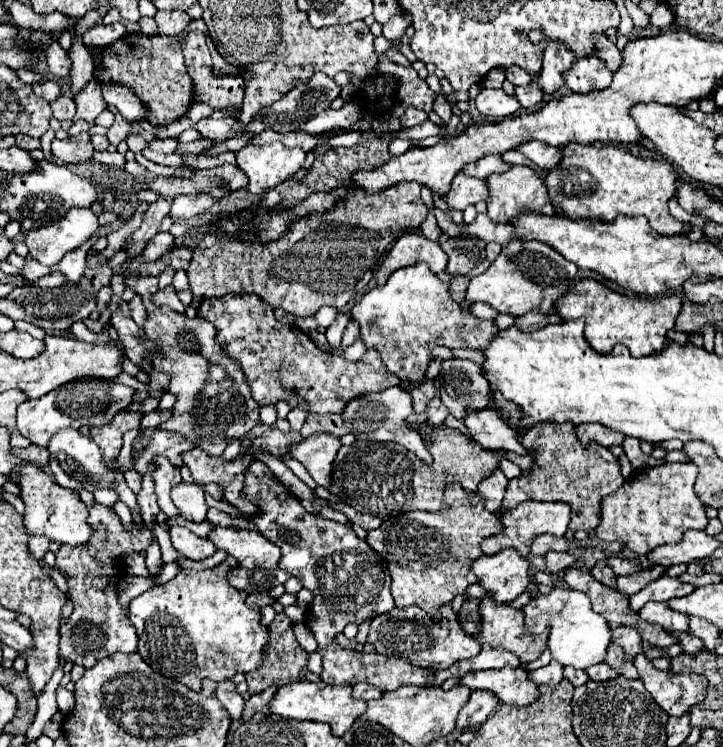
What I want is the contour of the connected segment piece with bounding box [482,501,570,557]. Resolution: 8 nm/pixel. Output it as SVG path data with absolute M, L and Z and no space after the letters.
M524 501L516 509L510 509L502 513L504 531L496 537L488 537L482 541L482 553L484 555L496 555L498 551L506 547L514 547L520 557L528 557L532 539L542 533L550 533L556 537L564 537L568 523L570 523L570 505L568 503L542 503L542 501Z

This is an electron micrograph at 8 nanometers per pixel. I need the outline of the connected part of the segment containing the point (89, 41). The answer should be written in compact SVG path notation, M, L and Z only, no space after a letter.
M112 23L112 25L96 25L88 29L82 35L84 45L88 47L104 47L106 43L114 43L116 39L122 39L126 35L126 27L122 23Z

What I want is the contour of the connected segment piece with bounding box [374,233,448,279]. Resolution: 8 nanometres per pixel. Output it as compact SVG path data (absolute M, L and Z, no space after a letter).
M404 233L394 243L390 253L386 255L386 259L380 265L374 279L388 279L394 271L398 271L406 265L414 265L418 261L428 263L430 269L434 273L438 273L446 267L448 259L446 259L446 253L442 251L442 247L438 243L432 243L432 241L424 239L420 233Z

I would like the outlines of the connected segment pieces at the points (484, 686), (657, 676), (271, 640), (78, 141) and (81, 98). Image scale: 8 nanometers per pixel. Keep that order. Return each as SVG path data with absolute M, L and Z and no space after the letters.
M526 665L518 669L504 667L498 671L474 671L460 679L460 685L466 685L470 691L490 691L498 697L500 703L512 707L526 707L538 697L538 687L526 679Z
M644 653L634 657L634 667L644 681L646 691L652 699L674 717L684 715L692 705L702 703L706 699L706 677L700 675L676 675L672 671L660 671L646 659Z
M278 613L276 619L270 623L268 627L268 643L264 645L264 653L262 653L262 665L258 669L246 674L246 683L248 683L248 691L250 695L262 693L268 687L282 687L294 681L306 681L308 675L308 653L296 643L292 627L290 627L290 619L286 617L286 613Z
M86 131L76 135L76 139L74 137L68 137L64 141L54 139L52 153L54 153L54 157L62 159L64 163L86 163L86 161L92 161L92 157L94 157L90 135Z
M94 79L82 89L82 93L74 99L74 103L76 103L76 115L73 122L84 119L90 125L94 125L96 117L106 109L106 103L102 99L102 87L98 87Z

